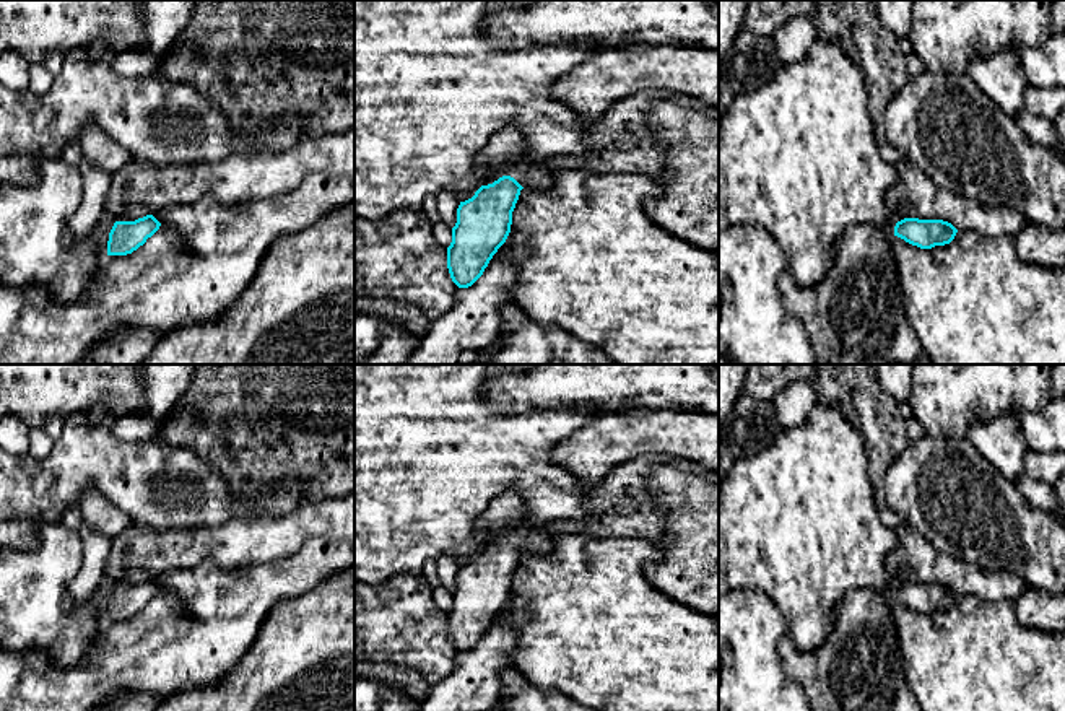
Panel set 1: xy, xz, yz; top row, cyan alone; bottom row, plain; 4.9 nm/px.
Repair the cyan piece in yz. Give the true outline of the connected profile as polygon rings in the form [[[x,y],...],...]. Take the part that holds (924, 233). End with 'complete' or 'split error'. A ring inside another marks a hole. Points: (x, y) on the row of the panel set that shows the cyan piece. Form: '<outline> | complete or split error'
[[[904,218],[894,228],[854,225],[837,241],[824,280],[803,288],[785,270],[777,285],[785,308],[803,324],[815,350],[816,364],[911,364],[924,350],[904,311],[894,238],[920,249],[950,244],[958,229],[943,220]]] | split error

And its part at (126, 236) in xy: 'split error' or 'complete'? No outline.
complete

